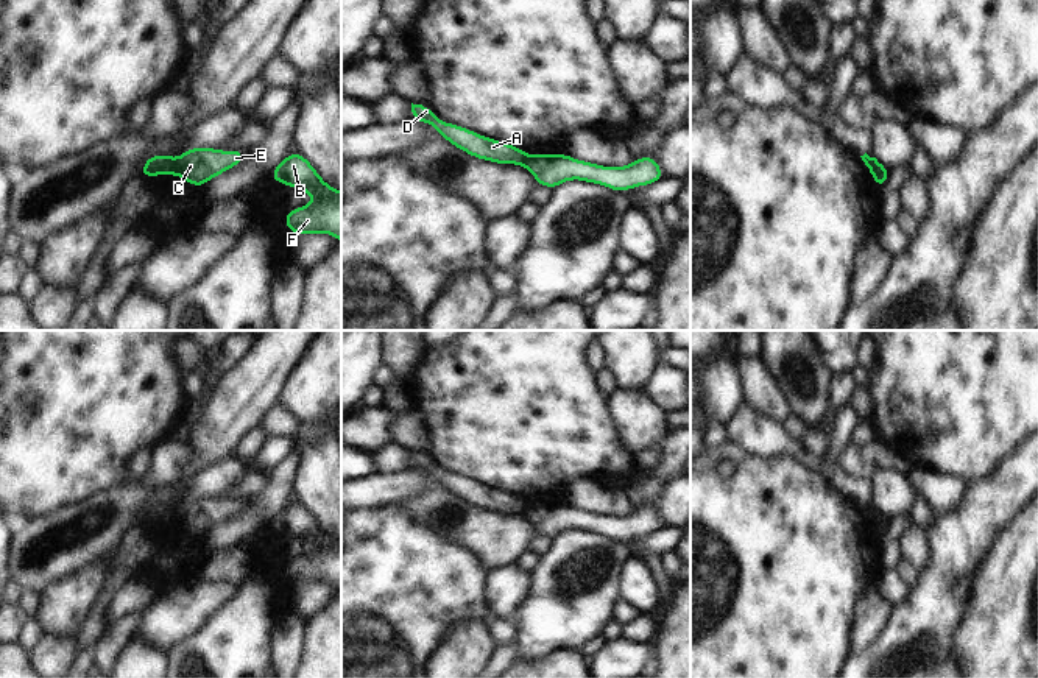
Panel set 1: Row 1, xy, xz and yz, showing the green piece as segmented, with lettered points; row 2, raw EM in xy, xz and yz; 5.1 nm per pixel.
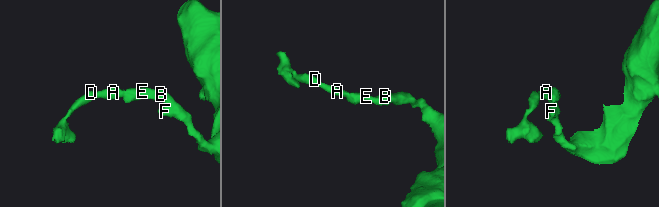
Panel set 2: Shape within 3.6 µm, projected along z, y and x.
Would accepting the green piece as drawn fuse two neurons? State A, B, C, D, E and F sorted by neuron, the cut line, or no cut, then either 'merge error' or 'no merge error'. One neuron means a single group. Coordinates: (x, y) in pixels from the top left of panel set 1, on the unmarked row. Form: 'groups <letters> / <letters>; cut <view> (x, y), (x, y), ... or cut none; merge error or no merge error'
groups A D / B C E F; cut xy (176, 508), (176, 519), (173, 522); merge error

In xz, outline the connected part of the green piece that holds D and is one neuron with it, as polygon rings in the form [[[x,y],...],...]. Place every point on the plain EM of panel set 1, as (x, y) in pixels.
[[[411,452],[413,471],[425,471],[432,474],[440,485],[449,493],[482,510],[494,513],[524,514],[528,503],[522,497],[516,497],[507,491],[499,491],[486,485],[480,485],[463,475],[440,469],[429,455]]]

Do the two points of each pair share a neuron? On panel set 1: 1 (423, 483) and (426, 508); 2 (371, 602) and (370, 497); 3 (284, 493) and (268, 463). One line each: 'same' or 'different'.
1: different
2: different
3: different

